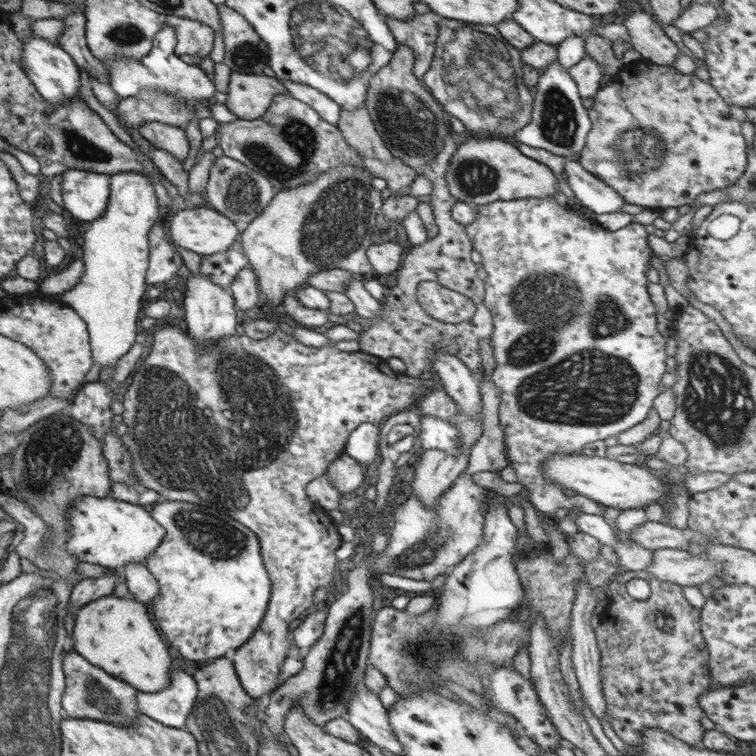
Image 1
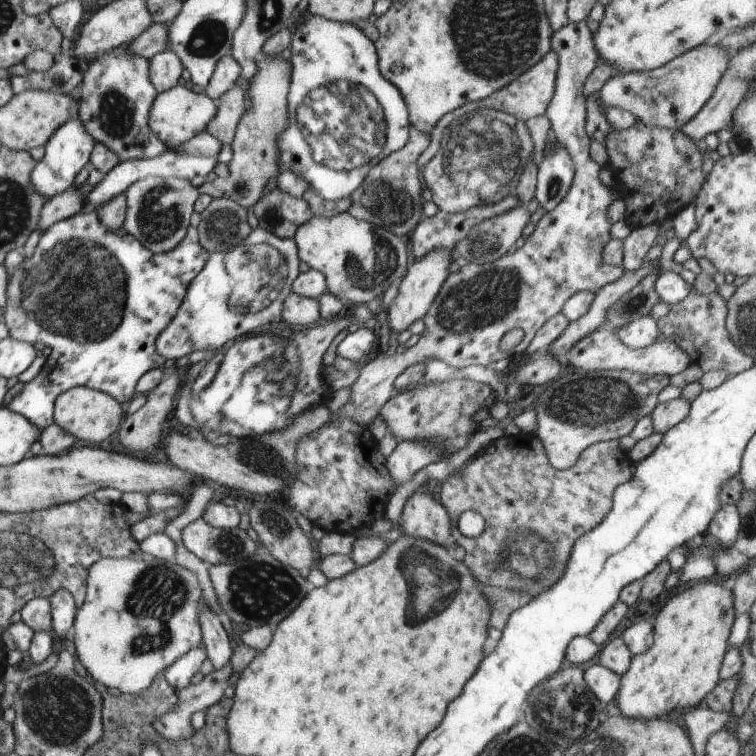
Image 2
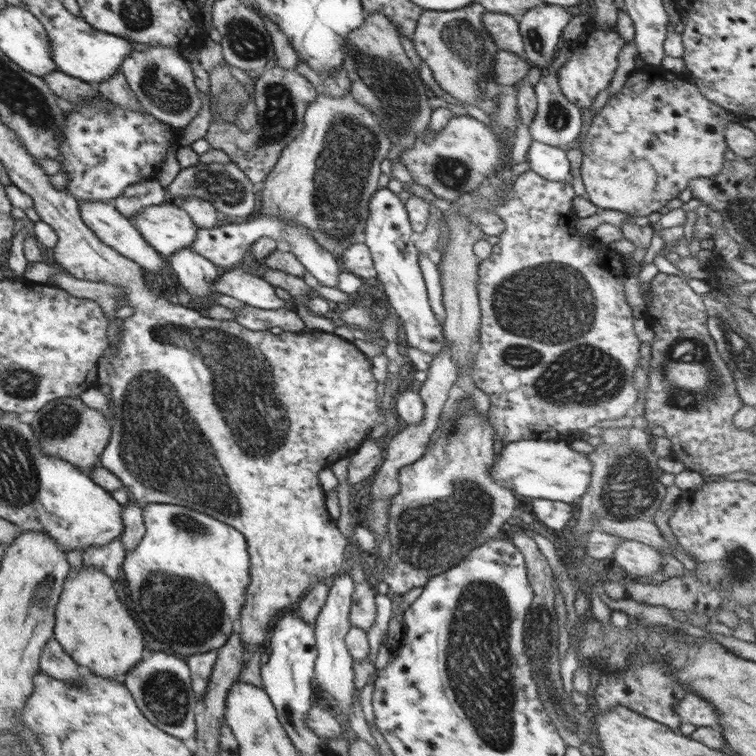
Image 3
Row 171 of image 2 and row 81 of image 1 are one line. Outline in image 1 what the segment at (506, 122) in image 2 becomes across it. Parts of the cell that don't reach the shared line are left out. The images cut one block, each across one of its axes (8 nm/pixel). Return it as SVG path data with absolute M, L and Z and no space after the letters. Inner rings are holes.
M443 18L438 24L437 46L432 65L421 79L430 94L443 109L463 122L469 135L496 136L513 141L514 132L530 120L534 97L522 78L521 50L510 44L492 24L463 23Z

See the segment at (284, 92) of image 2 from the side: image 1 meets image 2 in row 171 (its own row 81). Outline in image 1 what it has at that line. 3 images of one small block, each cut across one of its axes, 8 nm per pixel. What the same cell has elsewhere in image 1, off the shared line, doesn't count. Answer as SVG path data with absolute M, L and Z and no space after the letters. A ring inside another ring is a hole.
M232 72L228 91L222 96L226 107L238 118L256 120L274 102L274 96L286 94L289 90L284 83L274 77L262 74L240 74Z

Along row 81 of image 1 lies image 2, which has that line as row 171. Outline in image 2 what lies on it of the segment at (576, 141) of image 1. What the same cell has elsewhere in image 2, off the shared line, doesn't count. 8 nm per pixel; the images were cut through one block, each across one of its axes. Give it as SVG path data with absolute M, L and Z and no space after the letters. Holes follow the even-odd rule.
M556 138L551 139L546 140L546 145L550 145L551 151L544 155L538 165L535 188L538 206L547 211L554 210L562 202L574 182L574 158L570 158L566 146L562 146Z

